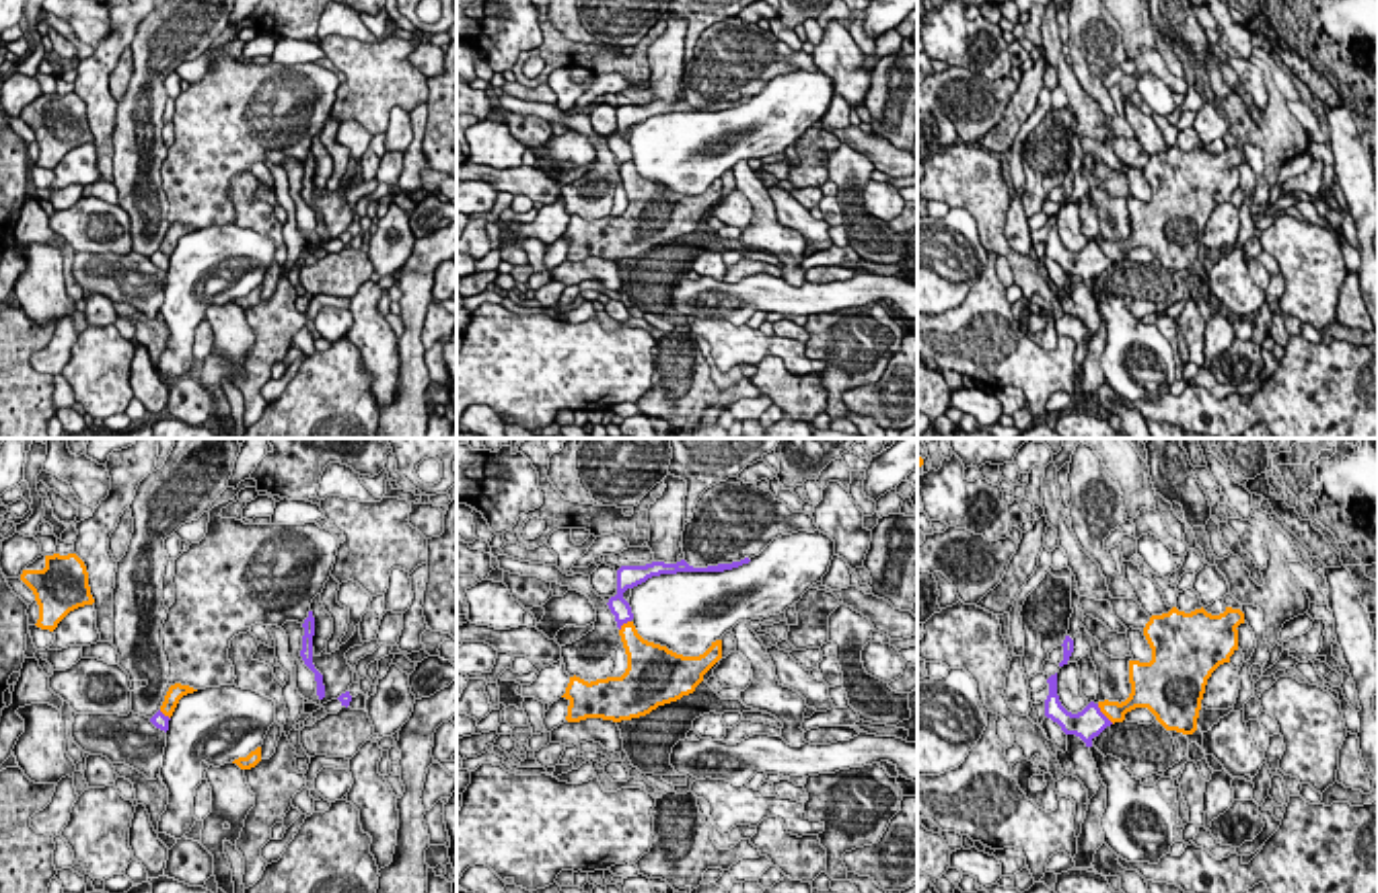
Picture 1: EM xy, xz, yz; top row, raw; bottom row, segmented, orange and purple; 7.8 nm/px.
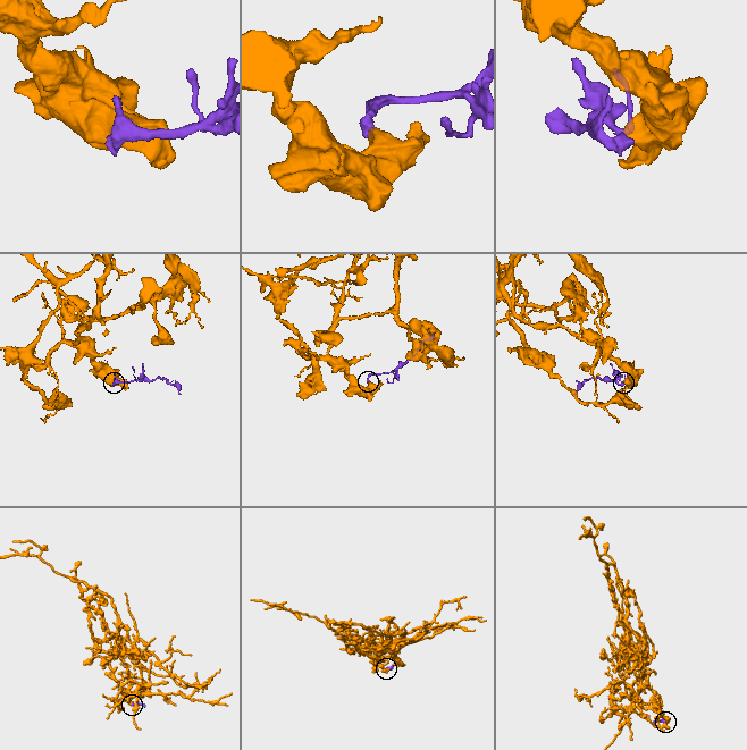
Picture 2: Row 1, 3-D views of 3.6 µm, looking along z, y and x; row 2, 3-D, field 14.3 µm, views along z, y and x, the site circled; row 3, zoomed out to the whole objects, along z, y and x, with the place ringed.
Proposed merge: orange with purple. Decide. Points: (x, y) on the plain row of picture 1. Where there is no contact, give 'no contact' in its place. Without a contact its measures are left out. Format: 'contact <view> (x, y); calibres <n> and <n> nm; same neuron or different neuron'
contact yz (1105, 254); calibres 160 and 240 nm; different neuron

